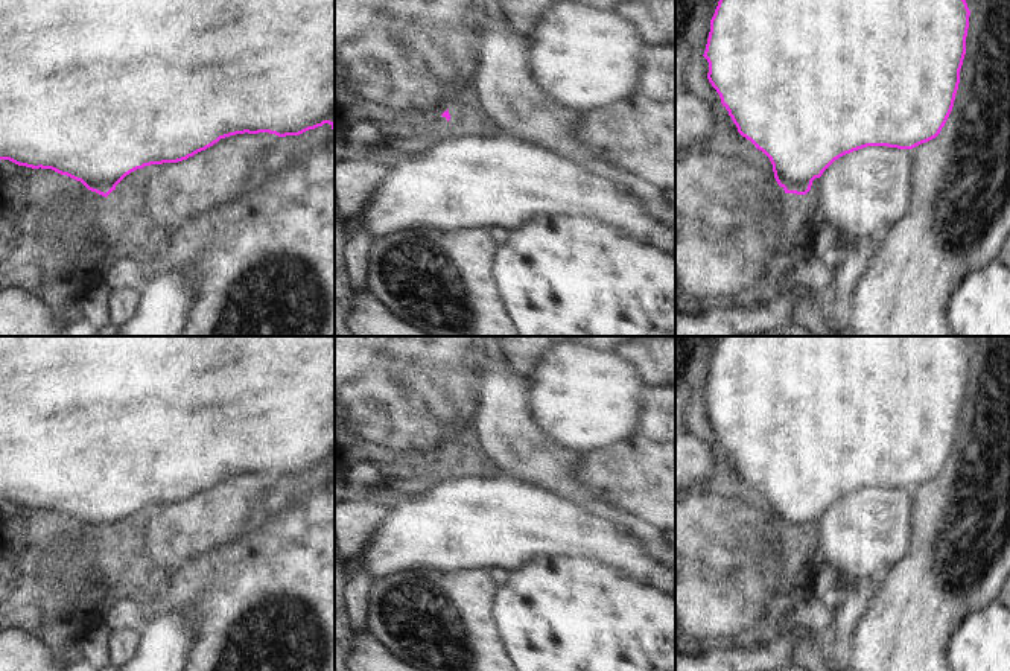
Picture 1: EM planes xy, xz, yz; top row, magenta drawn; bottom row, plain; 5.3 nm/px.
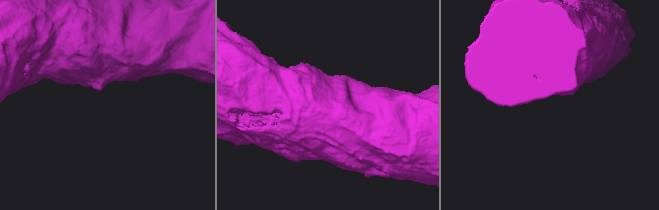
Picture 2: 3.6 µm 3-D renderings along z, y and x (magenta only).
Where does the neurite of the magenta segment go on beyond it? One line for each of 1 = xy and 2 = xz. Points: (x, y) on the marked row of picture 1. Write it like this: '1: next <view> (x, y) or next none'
1: next none
2: next none

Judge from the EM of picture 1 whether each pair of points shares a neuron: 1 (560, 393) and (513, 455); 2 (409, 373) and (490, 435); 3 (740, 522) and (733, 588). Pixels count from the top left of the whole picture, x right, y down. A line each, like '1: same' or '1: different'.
1: different
2: different
3: same

